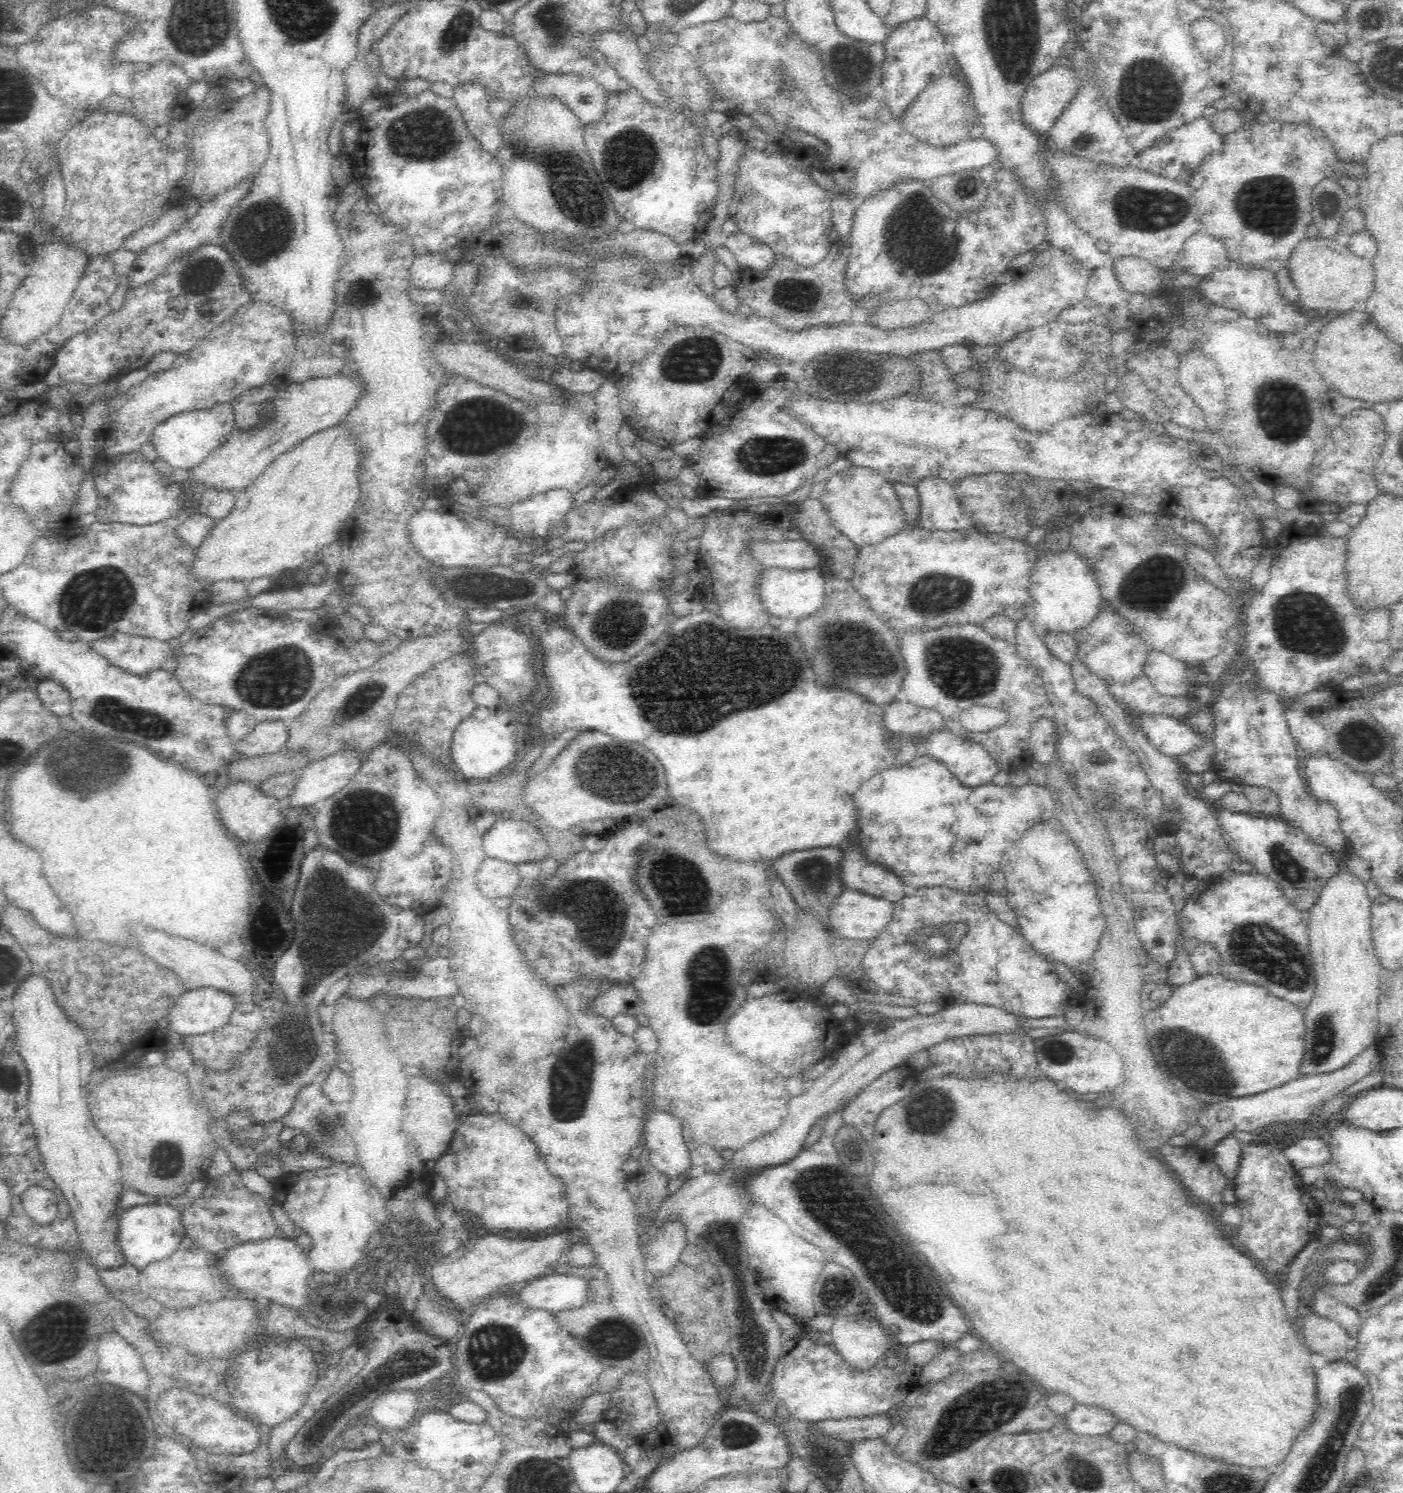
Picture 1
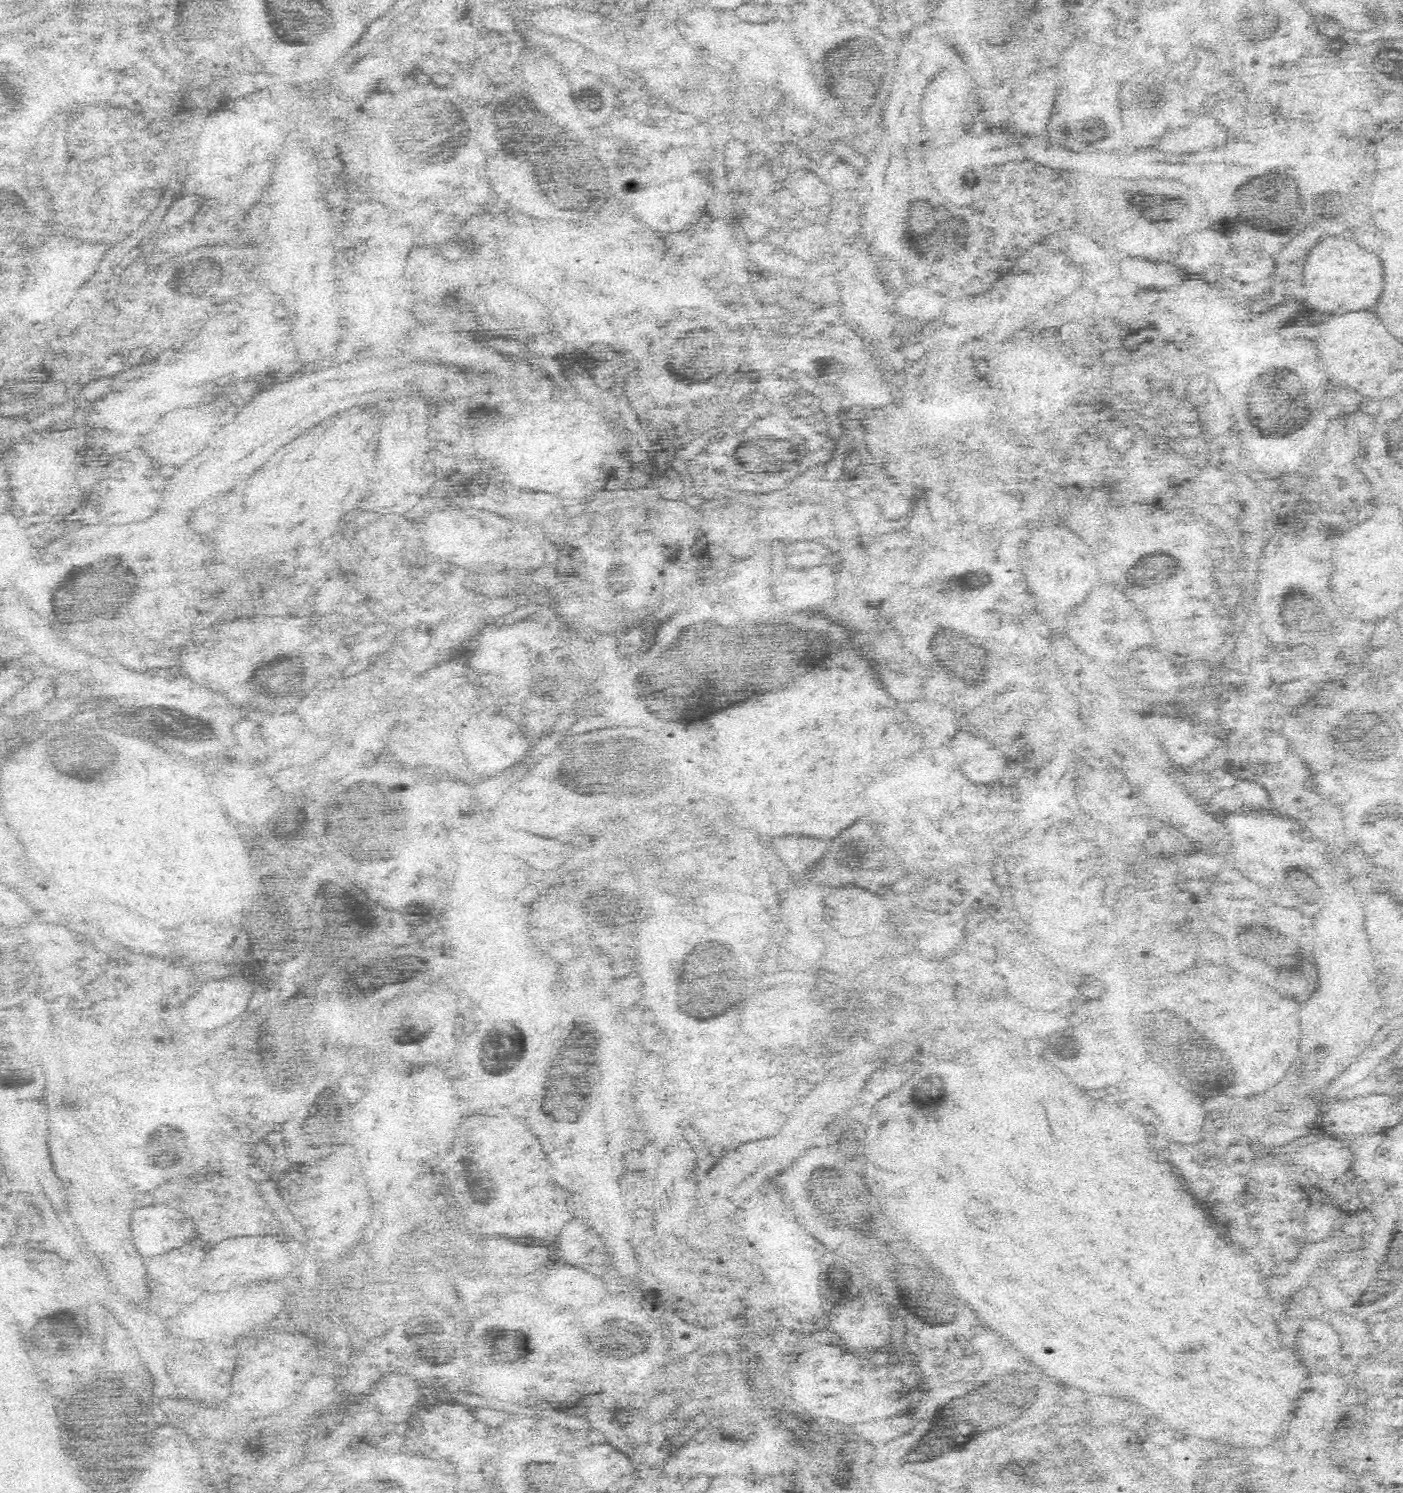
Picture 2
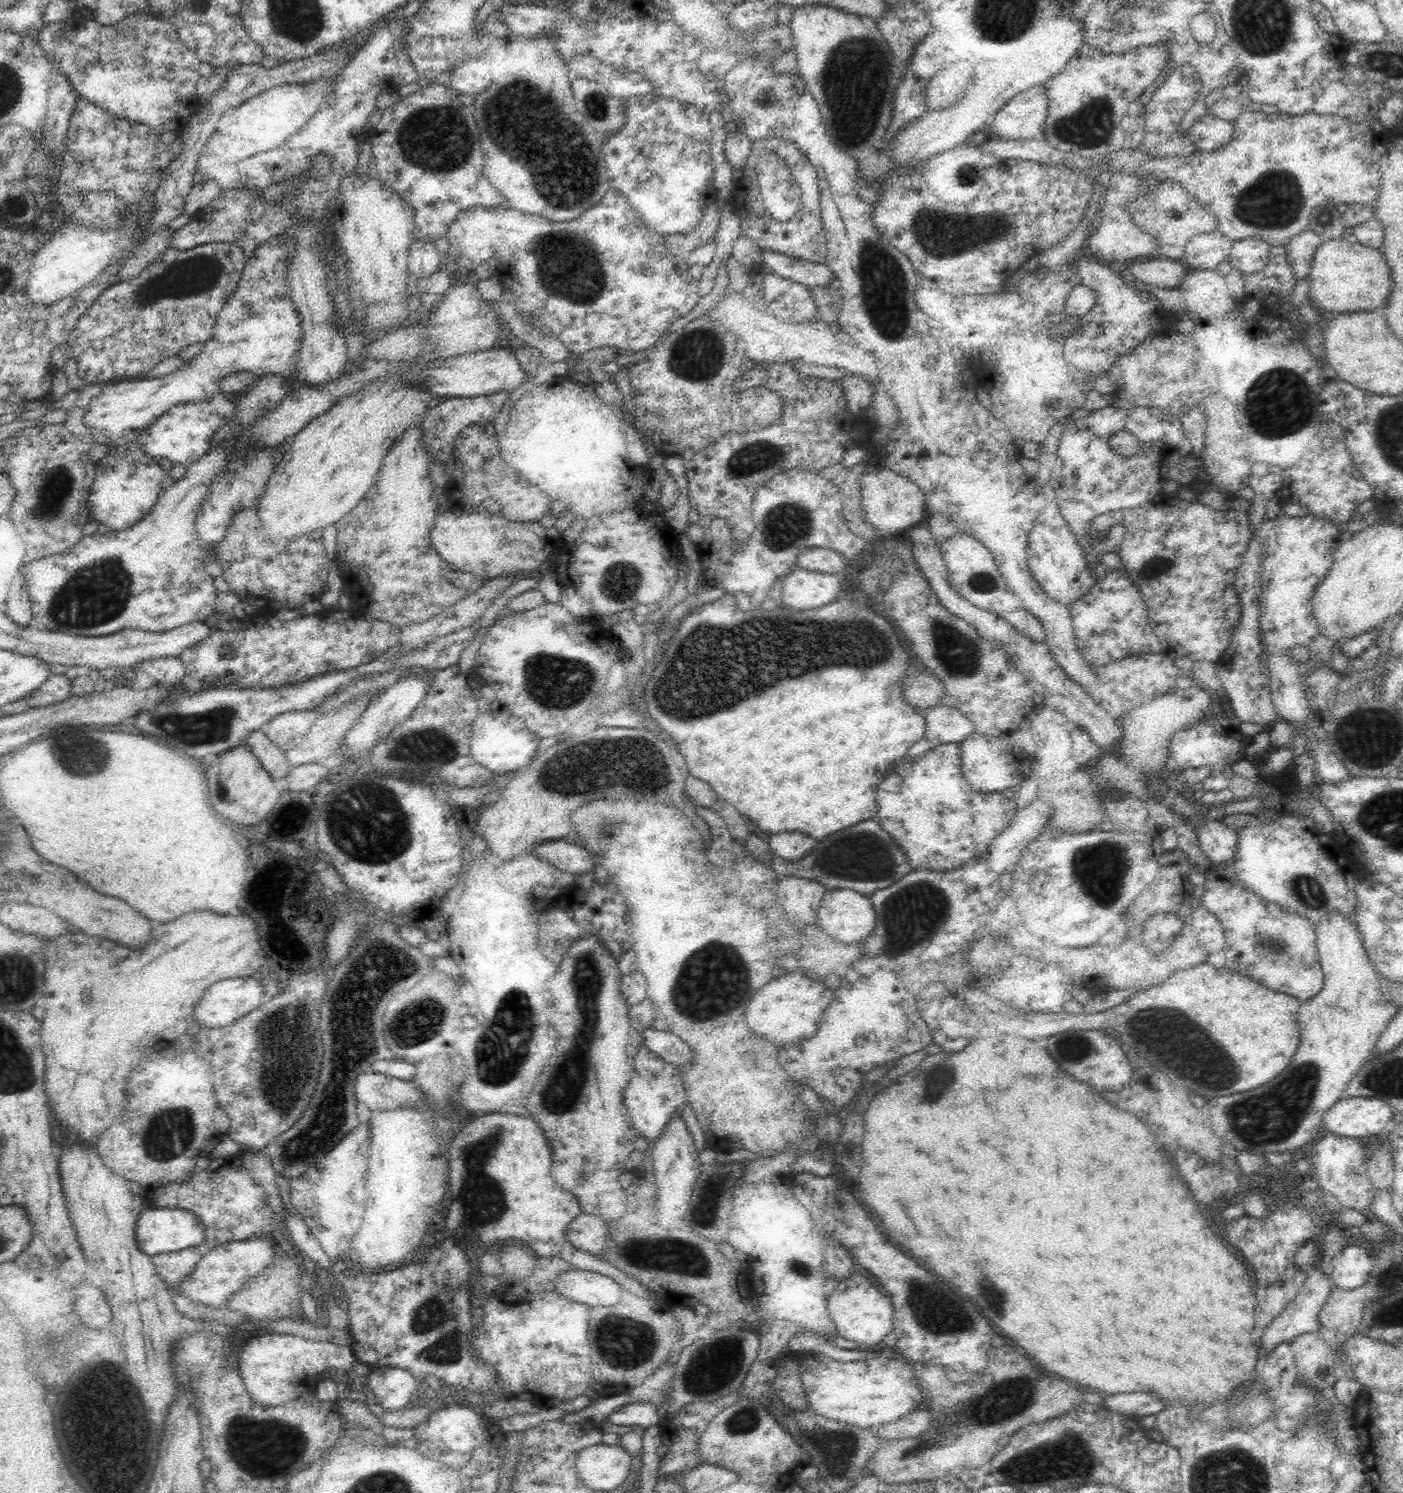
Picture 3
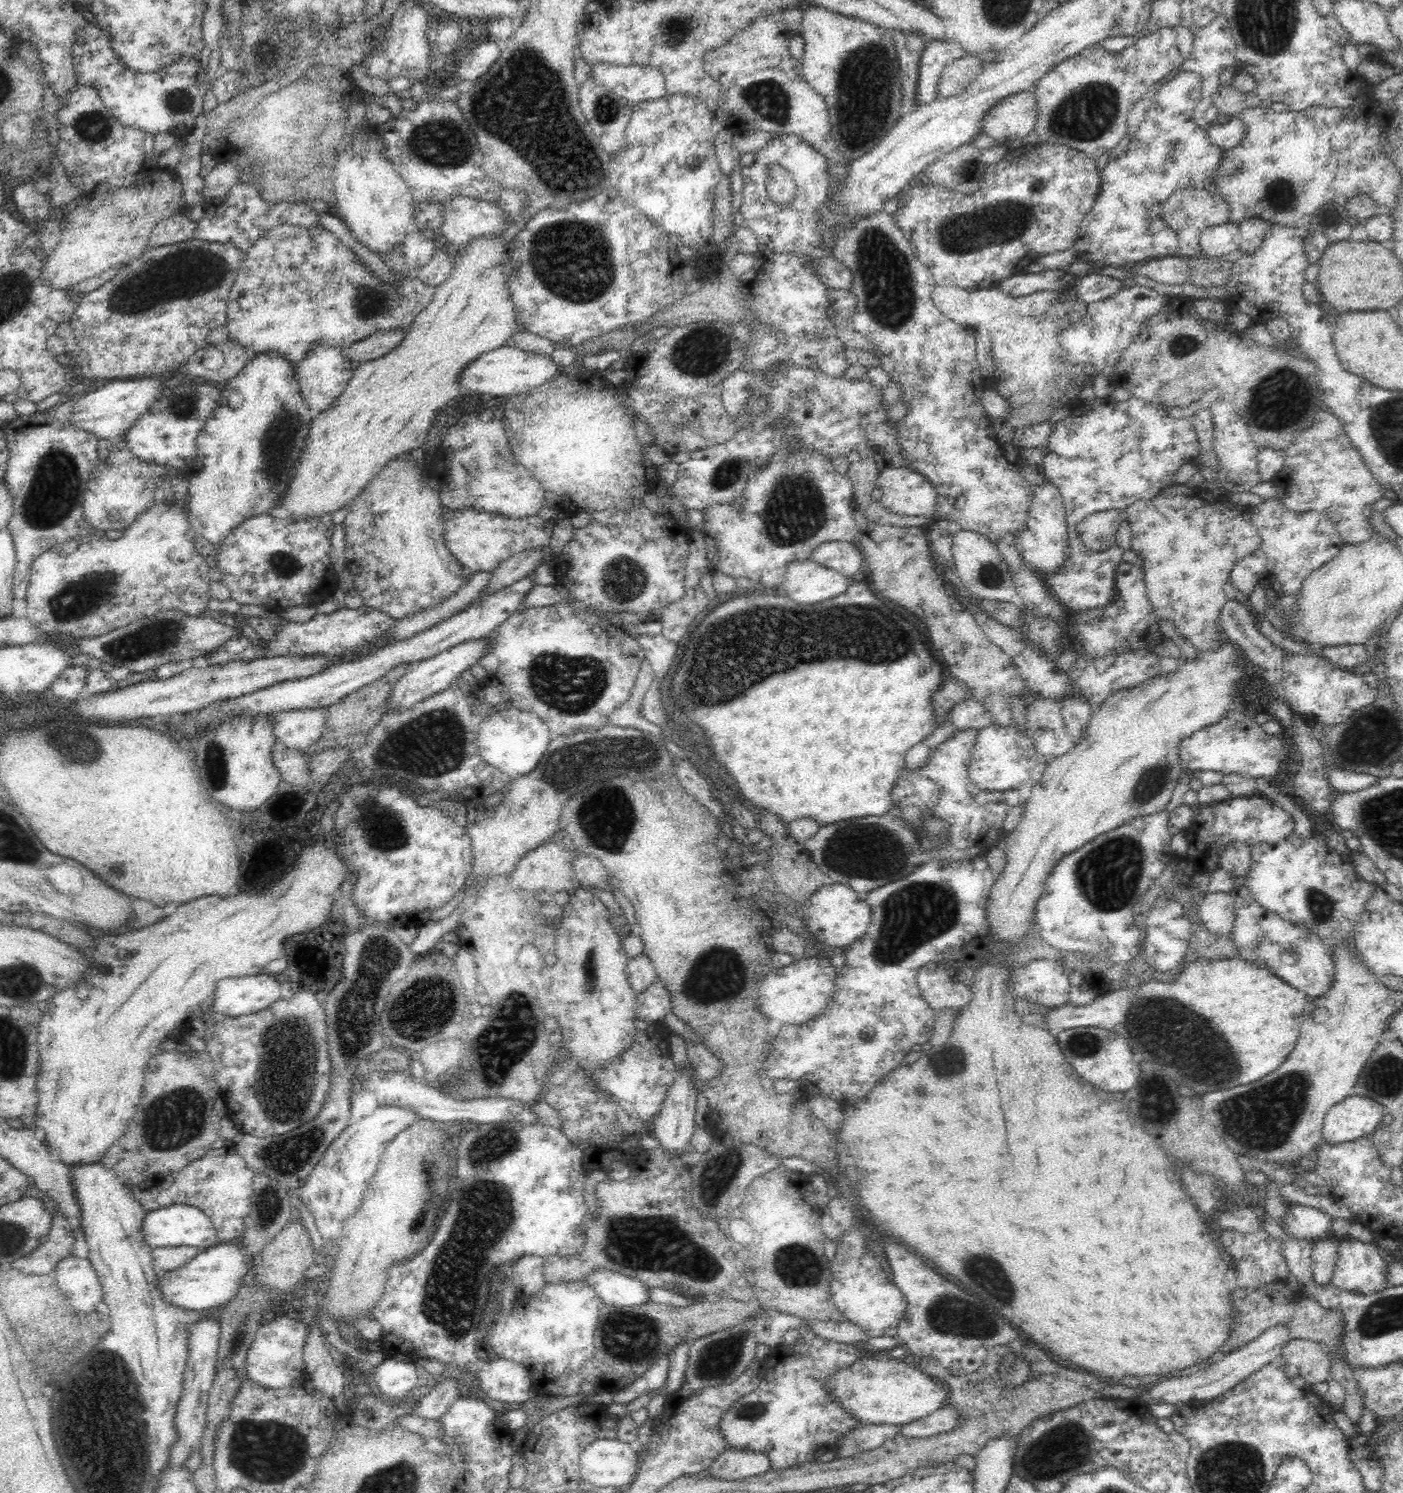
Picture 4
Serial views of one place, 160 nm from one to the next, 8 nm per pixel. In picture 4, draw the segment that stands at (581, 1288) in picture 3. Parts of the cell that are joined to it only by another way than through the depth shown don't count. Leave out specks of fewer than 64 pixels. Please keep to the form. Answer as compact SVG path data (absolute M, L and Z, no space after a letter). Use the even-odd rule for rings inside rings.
M610 1270L594 1271L585 1278L603 1305L634 1307L651 1302L650 1287L636 1278Z

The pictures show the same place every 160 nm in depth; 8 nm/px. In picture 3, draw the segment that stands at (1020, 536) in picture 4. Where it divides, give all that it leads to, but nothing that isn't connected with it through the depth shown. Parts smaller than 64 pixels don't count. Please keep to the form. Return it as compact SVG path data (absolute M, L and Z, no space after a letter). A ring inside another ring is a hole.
M1050 495L1044 508L1038 514L1034 528L1028 536L1026 554L1029 556L1031 576L1041 584L1044 592L1054 601L1070 606L1089 593L1096 584L1096 579L1088 569L1088 562L1082 547L1078 545L1076 535L1064 520L1060 507Z

